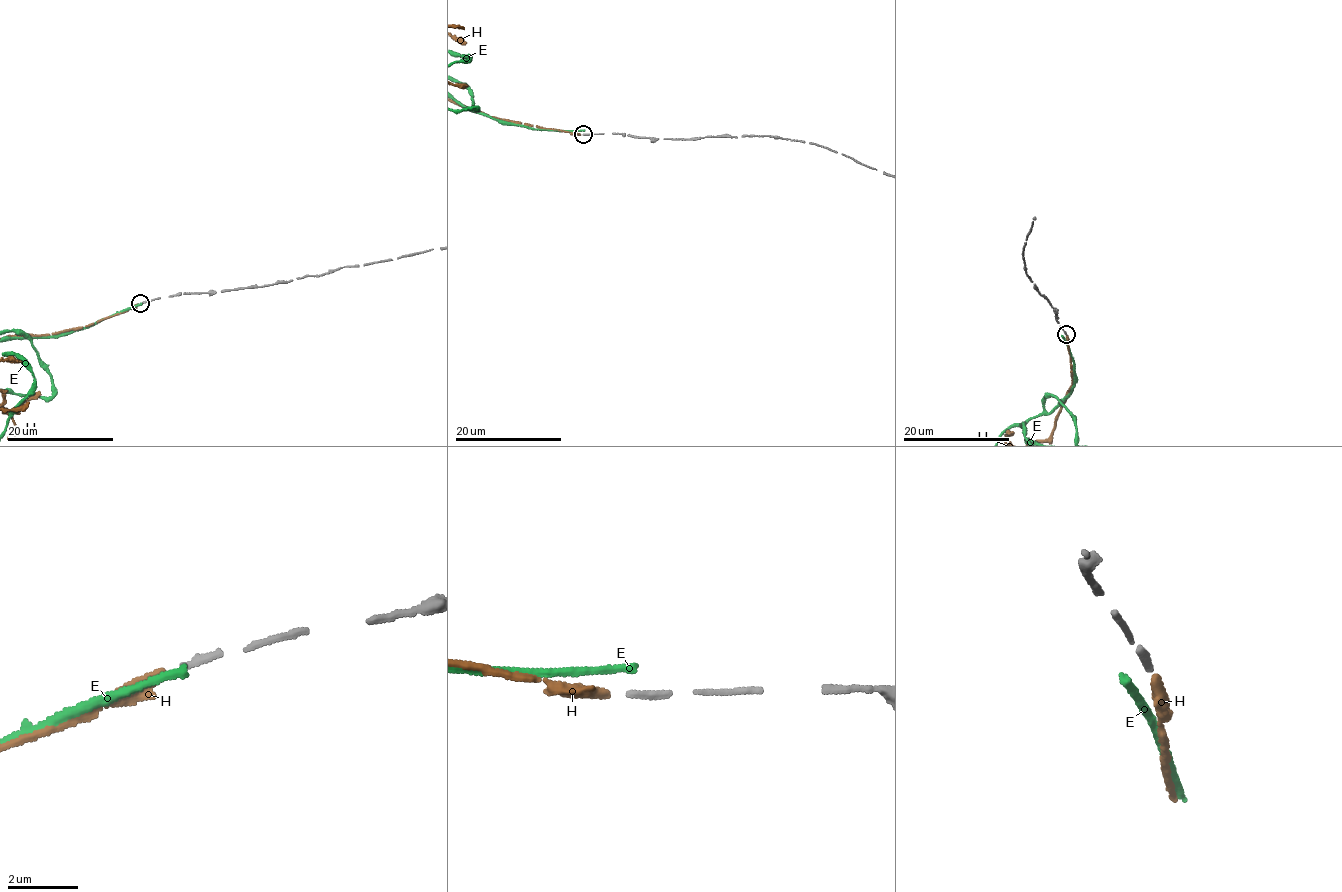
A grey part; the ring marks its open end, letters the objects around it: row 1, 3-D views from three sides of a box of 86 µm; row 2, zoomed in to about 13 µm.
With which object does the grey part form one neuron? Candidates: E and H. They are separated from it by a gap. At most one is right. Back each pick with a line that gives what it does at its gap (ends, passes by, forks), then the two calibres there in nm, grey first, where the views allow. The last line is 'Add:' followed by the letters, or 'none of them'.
H: it ends; calibres 180 and 340 nm
Add: H

